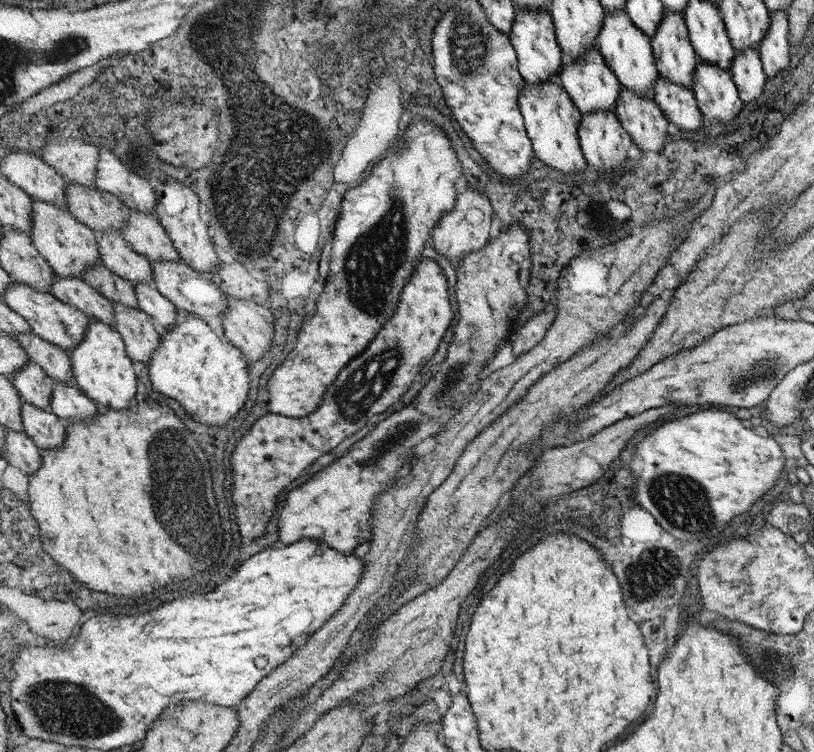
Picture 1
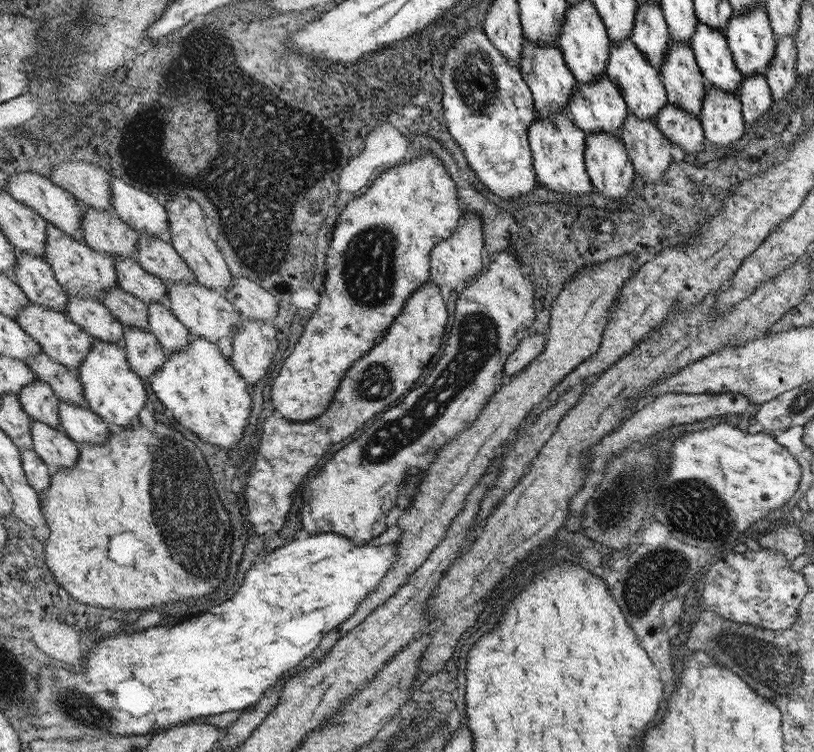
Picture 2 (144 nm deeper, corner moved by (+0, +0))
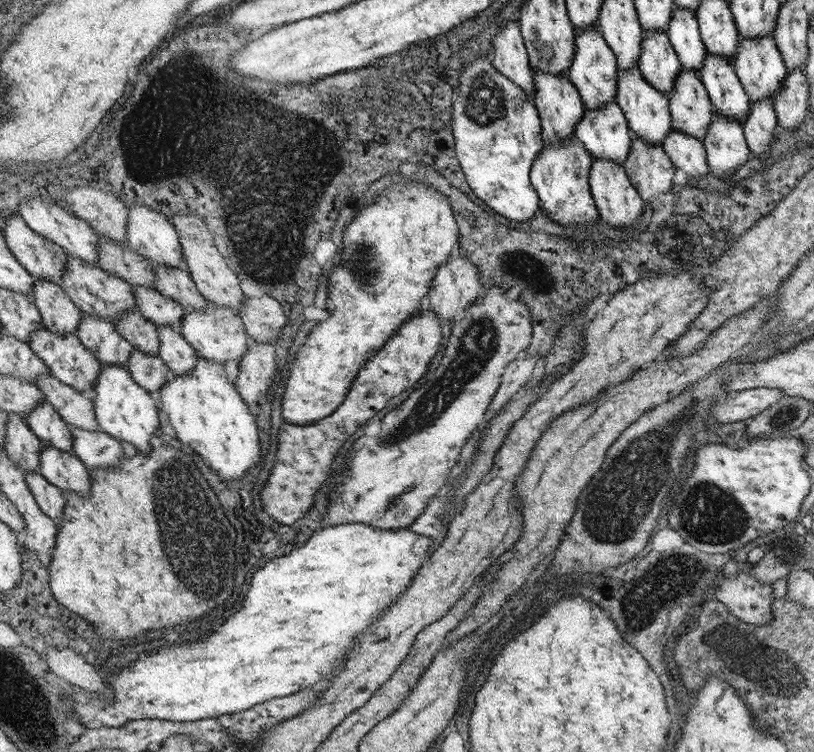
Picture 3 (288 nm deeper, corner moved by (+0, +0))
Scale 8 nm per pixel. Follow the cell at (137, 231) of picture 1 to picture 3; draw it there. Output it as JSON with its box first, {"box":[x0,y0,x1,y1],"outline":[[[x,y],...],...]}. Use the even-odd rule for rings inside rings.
{"box":[153,266,207,308],"outline":[[[153,266],[157,280],[155,280],[155,290],[163,294],[165,298],[175,300],[181,306],[191,306],[191,308],[205,308],[207,300],[199,294],[195,282],[187,272],[173,270],[167,266]]]}

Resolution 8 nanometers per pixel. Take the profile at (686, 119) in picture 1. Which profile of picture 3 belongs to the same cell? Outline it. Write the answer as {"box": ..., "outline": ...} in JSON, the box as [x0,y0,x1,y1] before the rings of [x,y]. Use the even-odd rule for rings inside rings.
{"box":[661,130,709,180],"outline":[[[681,130],[669,132],[669,136],[661,144],[661,150],[667,152],[667,156],[677,166],[677,170],[681,170],[687,178],[701,180],[707,176],[707,166],[709,166],[705,164],[707,152],[705,146],[697,142],[697,138],[691,138],[689,134],[681,134]]]}

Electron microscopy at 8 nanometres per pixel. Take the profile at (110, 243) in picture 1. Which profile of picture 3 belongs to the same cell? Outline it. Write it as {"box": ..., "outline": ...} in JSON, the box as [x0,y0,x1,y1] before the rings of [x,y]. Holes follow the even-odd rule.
{"box":[131,284,185,328],"outline":[[[131,284],[131,286],[135,290],[133,292],[135,308],[141,312],[141,316],[151,320],[155,328],[157,326],[173,326],[173,328],[181,326],[181,320],[185,316],[185,310],[181,304],[177,304],[171,298],[165,298],[155,288],[139,286],[139,284]]]}

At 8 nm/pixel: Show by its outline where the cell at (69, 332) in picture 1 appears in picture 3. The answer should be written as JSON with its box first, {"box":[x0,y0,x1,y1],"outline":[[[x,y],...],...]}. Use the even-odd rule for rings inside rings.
{"box":[27,326,101,392],"outline":[[[41,326],[39,330],[33,330],[27,344],[49,366],[51,376],[57,378],[59,382],[73,386],[77,392],[93,390],[93,386],[97,384],[97,376],[101,374],[101,364],[99,364],[97,356],[89,348],[85,348],[75,334],[69,334],[69,332],[67,334],[55,334],[53,330],[47,330],[45,326]]]}

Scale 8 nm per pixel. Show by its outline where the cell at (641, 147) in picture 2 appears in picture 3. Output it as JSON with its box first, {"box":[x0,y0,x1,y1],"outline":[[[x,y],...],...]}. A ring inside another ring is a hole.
{"box":[623,136,673,202],"outline":[[[631,136],[631,152],[623,164],[625,174],[629,174],[641,200],[655,202],[671,188],[673,162],[661,146],[649,146],[641,138]]]}

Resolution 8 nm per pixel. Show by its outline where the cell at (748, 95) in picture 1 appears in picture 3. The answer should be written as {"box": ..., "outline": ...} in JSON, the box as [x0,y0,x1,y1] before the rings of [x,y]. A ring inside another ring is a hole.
{"box":[743,98,775,158],"outline":[[[769,98],[751,104],[749,118],[743,122],[745,140],[749,142],[749,152],[755,158],[765,158],[769,154],[769,142],[775,130],[775,114]]]}

